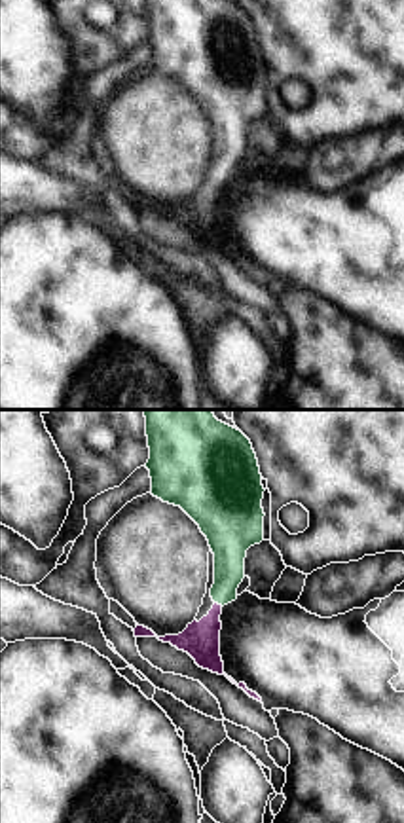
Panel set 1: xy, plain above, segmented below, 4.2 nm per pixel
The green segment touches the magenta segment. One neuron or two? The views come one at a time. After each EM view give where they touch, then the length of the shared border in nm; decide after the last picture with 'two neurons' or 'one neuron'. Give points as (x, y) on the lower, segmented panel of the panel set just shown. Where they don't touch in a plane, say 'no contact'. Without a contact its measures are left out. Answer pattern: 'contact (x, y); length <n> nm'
contact (219, 603); length 40 nm

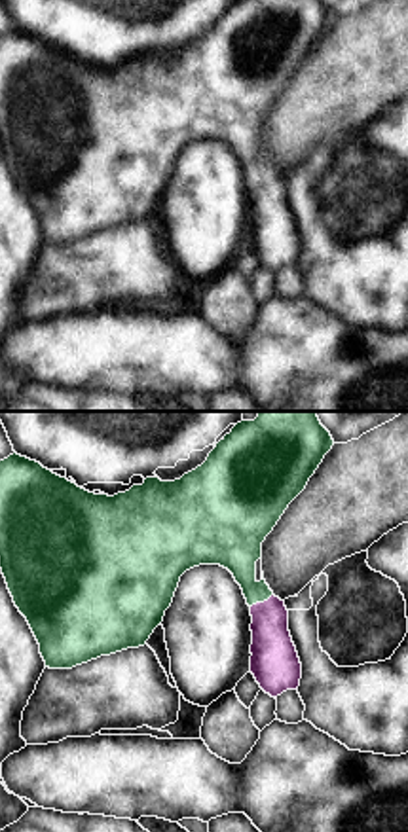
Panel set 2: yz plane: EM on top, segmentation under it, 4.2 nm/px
contact (260, 601); length 110 nm

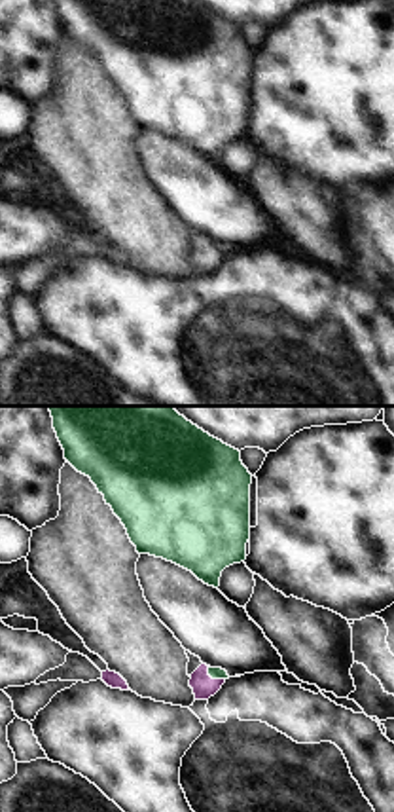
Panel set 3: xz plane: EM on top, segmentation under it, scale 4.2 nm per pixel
contact (213, 678); length 100 nm

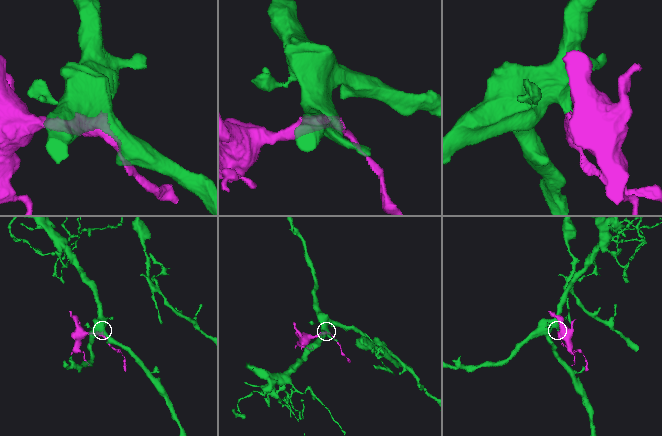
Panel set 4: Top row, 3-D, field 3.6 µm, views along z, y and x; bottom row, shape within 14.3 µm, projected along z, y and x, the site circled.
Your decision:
one neuron

